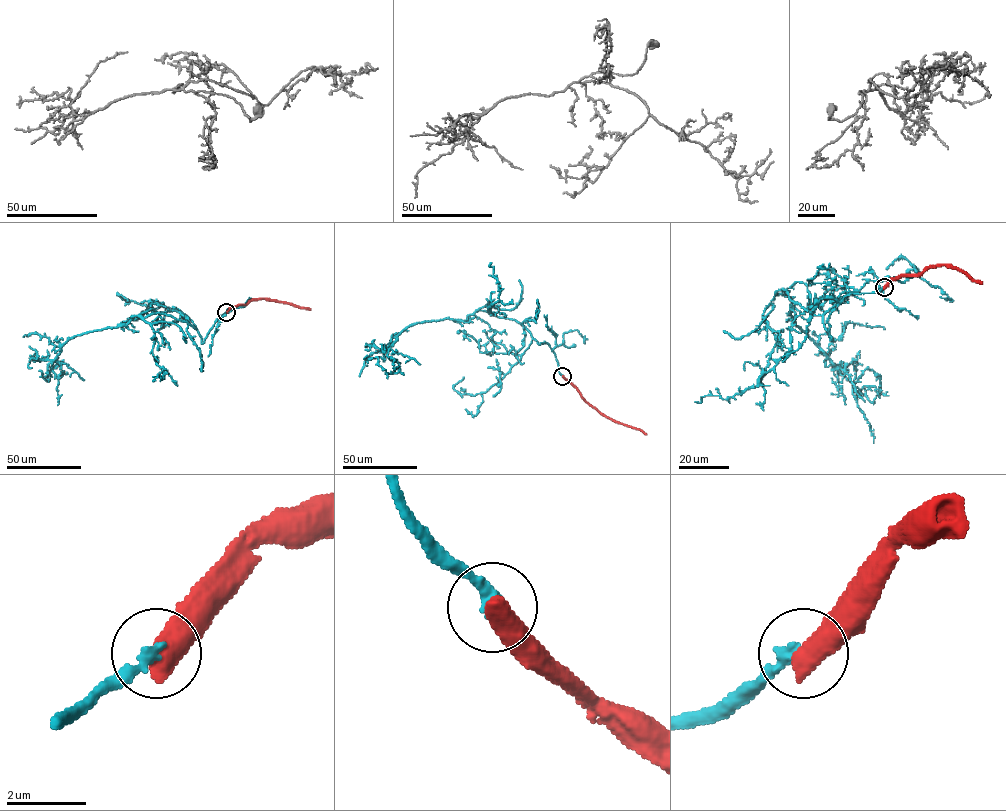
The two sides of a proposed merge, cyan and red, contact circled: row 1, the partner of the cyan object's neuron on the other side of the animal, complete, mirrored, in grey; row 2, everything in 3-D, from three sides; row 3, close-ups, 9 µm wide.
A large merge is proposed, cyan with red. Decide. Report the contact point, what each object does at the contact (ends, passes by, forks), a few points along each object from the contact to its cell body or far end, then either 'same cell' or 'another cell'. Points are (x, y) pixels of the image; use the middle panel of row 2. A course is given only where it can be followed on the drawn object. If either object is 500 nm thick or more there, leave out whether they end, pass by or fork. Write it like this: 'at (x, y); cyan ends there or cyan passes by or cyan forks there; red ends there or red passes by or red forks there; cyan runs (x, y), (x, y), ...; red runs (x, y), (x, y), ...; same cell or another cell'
at (562, 376); cyan runs (562, 376), (545, 342), (480, 310), (407, 326), (388, 351), (399, 364), (392, 373), (375, 357); red runs (562, 376), (600, 412), (646, 434); another cell

